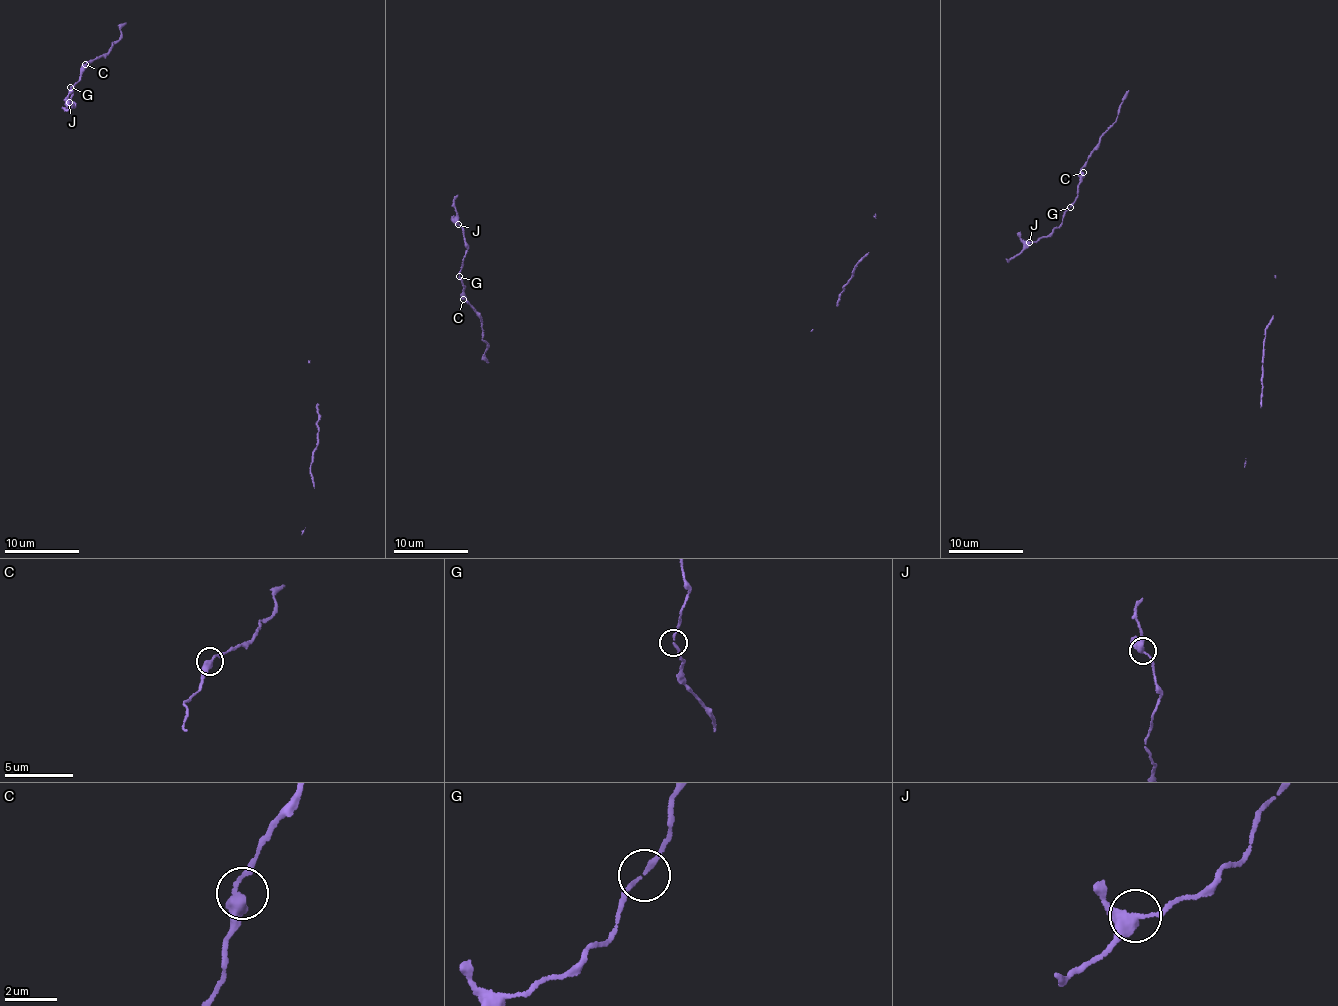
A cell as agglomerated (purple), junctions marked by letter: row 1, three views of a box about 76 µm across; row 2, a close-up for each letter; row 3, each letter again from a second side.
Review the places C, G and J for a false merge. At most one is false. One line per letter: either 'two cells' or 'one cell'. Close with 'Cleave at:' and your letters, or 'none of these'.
C: one cell
G: one cell
J: one cell
Cleave at: none of these

